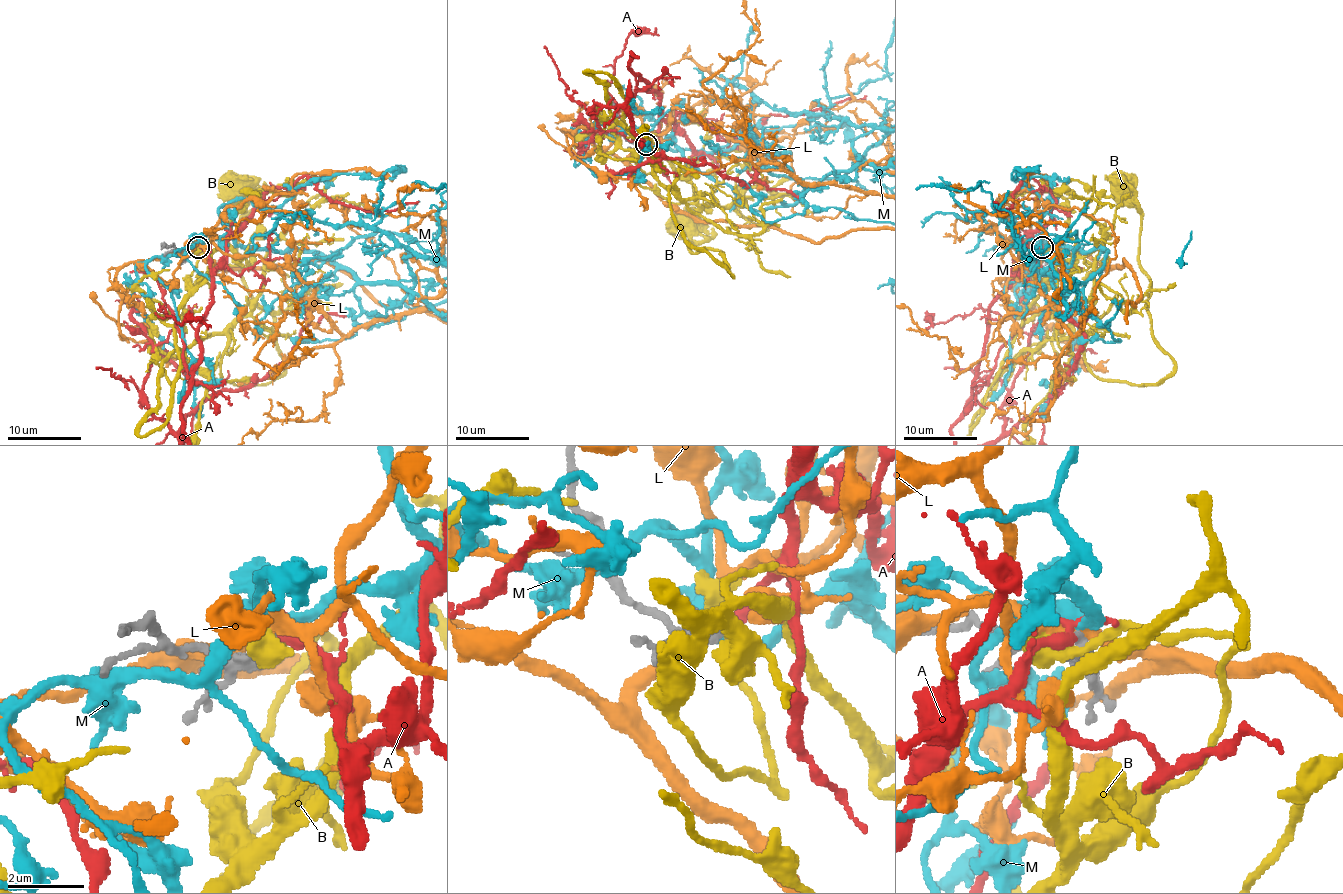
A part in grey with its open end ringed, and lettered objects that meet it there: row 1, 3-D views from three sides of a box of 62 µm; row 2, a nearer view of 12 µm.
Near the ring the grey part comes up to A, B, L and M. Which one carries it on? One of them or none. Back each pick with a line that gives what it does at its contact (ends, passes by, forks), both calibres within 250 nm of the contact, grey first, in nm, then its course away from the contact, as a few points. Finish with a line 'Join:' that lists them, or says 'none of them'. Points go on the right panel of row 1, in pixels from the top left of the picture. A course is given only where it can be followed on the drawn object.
A: it passes by; calibres 360 and 240 nm
Join: A

